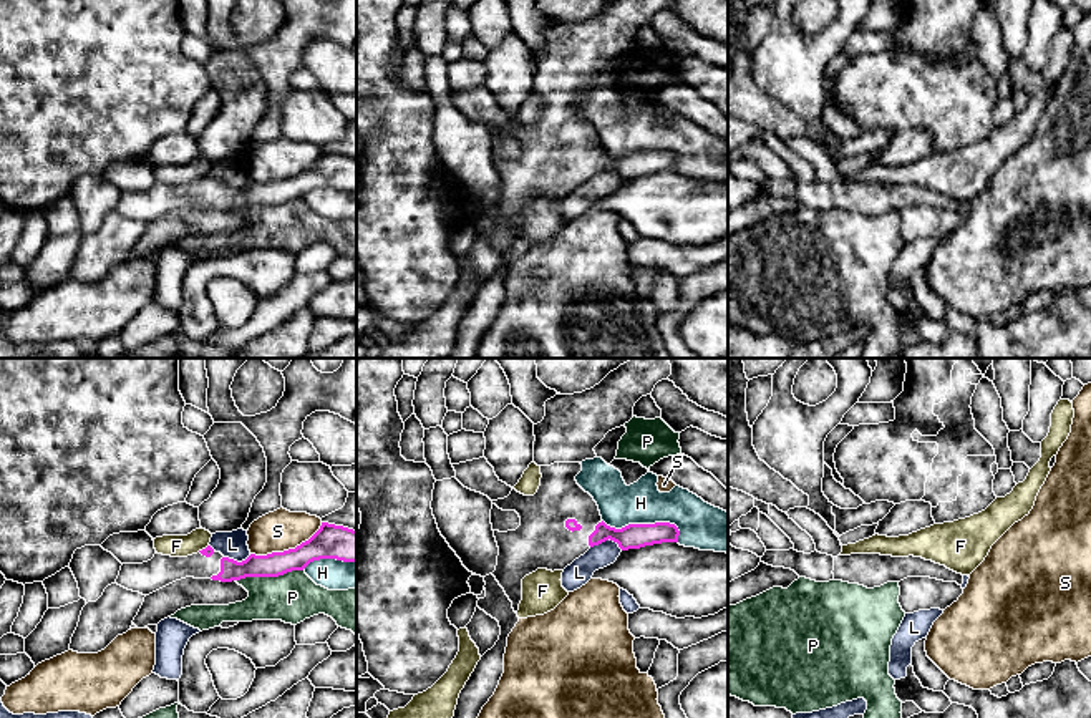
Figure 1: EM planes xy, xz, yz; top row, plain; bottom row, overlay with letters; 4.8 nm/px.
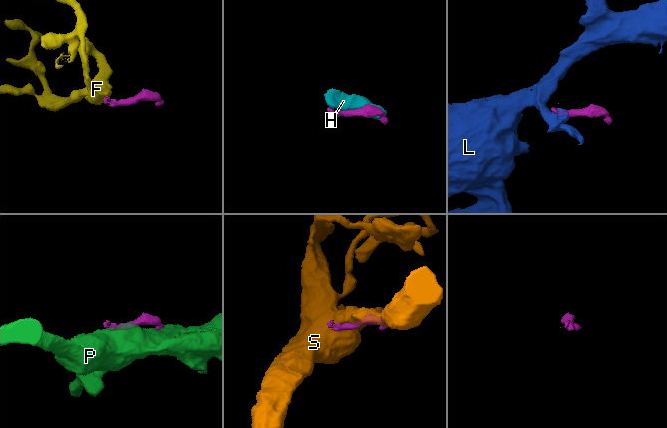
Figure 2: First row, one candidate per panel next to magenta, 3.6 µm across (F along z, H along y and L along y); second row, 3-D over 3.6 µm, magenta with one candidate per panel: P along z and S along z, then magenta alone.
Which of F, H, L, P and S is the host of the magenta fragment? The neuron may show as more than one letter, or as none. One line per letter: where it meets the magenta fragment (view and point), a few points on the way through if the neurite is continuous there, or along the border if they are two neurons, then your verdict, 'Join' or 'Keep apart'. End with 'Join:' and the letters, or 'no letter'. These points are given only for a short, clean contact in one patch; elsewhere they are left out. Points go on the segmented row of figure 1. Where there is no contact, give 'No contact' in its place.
F: Touches magenta at xy (203, 549). Boundary: xy (208, 544), (198, 551). Keep apart
H: Touches magenta at xz (644, 524). Keep apart
L: Touches magenta at xz (607, 539). Boundary: xz (591, 546), (612, 539), (622, 549). Keep apart
P: Touches magenta at xy (269, 576). Keep apart
S: Touches magenta at xy (289, 549). Boundary: xy (322, 523), (307, 539), (294, 548), (251, 554). Keep apart
Join: no letter

